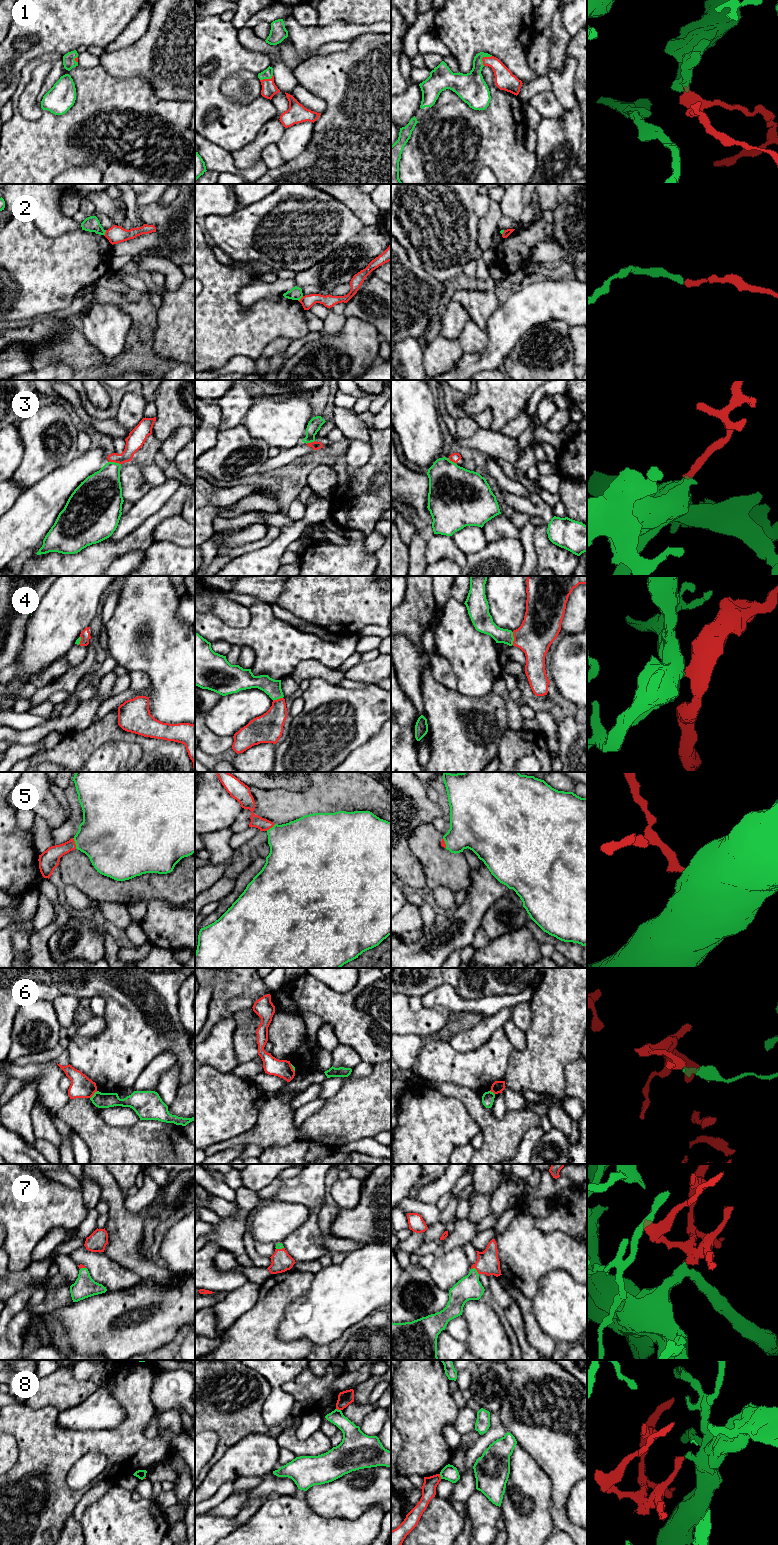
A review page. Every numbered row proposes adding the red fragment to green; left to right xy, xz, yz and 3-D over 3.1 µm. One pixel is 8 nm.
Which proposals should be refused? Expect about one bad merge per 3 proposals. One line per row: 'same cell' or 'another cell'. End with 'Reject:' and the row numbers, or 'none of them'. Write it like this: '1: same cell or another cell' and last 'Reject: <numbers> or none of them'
1: same cell
2: another cell
3: another cell
4: same cell
5: same cell
6: another cell
7: same cell
8: another cell
Reject: 2, 3, 6, 8

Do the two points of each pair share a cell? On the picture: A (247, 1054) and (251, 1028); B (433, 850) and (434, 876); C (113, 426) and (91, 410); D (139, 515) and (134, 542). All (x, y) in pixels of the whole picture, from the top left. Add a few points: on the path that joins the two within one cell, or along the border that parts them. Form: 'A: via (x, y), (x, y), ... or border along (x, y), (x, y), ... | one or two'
A: via (247, 1048), (247, 1034) | one
B: via (433, 856), (434, 870) | one
C: border along (91, 417), (114, 418) | two
D: border along (155, 513), (117, 541) | two

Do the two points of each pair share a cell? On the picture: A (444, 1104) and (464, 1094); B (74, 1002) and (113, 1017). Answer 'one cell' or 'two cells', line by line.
A: two cells
B: two cells

